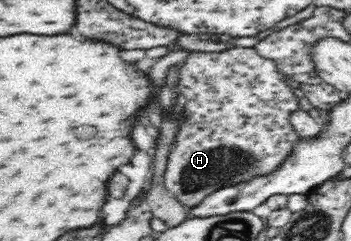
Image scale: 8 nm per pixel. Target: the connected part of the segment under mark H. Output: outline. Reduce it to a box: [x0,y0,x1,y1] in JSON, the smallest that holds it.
[163,47,299,208]

